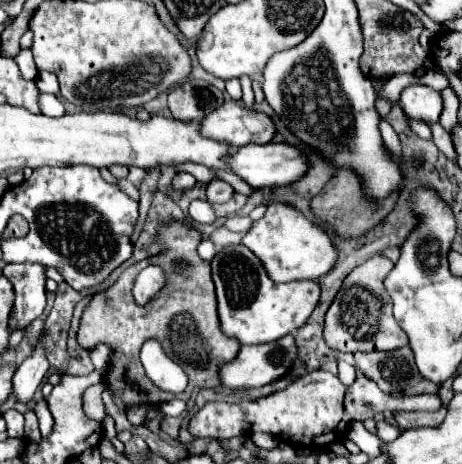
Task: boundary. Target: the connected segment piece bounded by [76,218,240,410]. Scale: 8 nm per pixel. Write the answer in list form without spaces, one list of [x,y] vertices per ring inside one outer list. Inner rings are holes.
[[[170,218],[162,222],[158,226],[158,242],[164,250],[126,268],[108,290],[102,290],[90,298],[82,314],[76,340],[88,352],[94,350],[98,344],[106,344],[110,348],[106,384],[112,392],[114,404],[122,410],[132,406],[156,406],[176,398],[176,394],[156,390],[156,386],[146,378],[144,368],[138,360],[142,340],[160,340],[166,354],[178,366],[182,366],[182,370],[186,370],[188,388],[182,392],[184,402],[188,402],[196,386],[218,386],[218,368],[238,354],[240,344],[224,336],[220,330],[214,282],[210,278],[210,262],[202,260],[196,252],[200,240],[200,232],[194,226],[184,224],[182,220]],[[150,264],[164,268],[164,276],[168,276],[168,286],[164,286],[164,292],[160,292],[160,296],[154,296],[148,304],[138,306],[132,298],[132,284],[140,270],[144,270]]]

